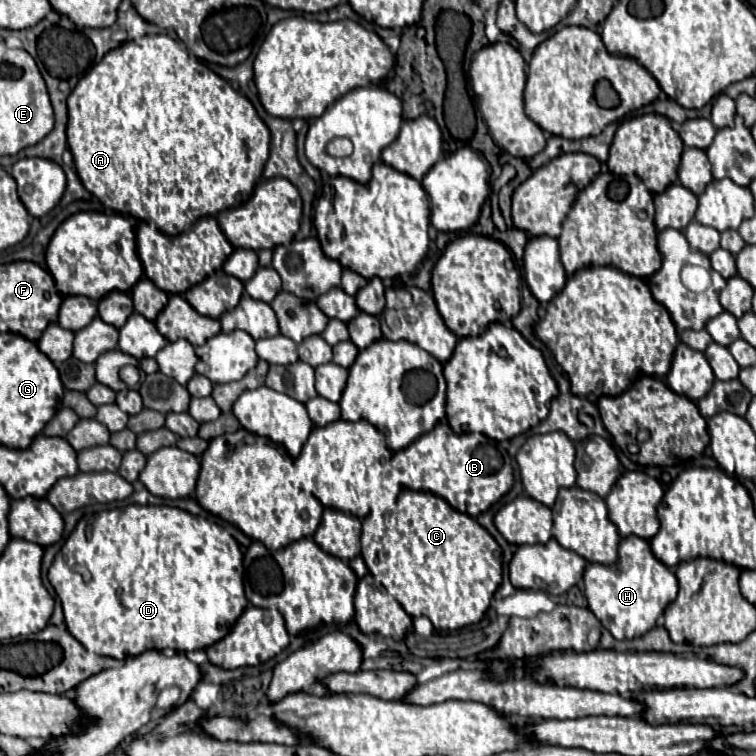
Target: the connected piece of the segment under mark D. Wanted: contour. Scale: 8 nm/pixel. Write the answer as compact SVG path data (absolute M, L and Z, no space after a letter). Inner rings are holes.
M127 505L123 509L105 509L95 515L85 515L73 533L67 537L65 545L55 555L51 567L49 567L49 581L59 595L63 603L63 613L67 615L67 629L69 633L87 649L101 657L113 657L113 659L125 659L127 655L139 655L147 649L175 649L175 651L195 651L205 649L213 645L229 627L237 621L241 611L247 607L245 591L243 591L243 579L241 579L241 549L239 543L217 523L201 519L189 511L183 511L179 507L167 507L167 505Z

